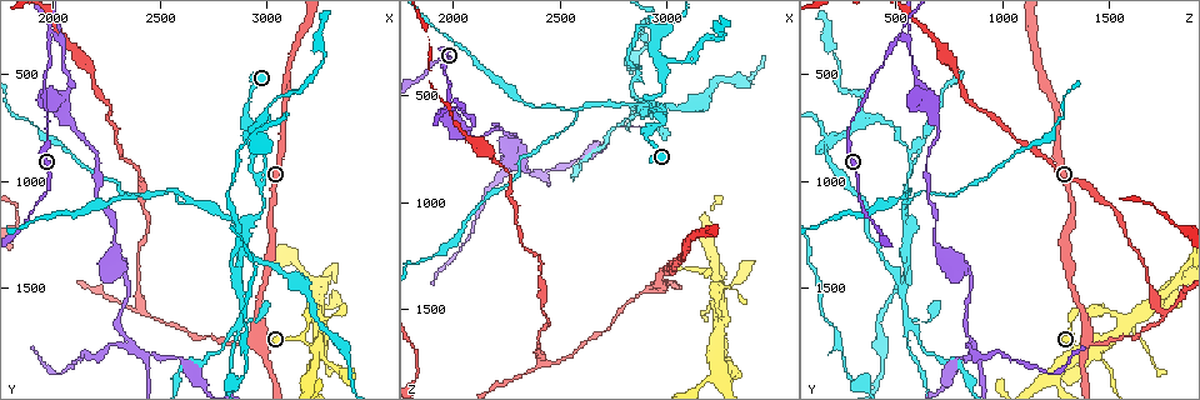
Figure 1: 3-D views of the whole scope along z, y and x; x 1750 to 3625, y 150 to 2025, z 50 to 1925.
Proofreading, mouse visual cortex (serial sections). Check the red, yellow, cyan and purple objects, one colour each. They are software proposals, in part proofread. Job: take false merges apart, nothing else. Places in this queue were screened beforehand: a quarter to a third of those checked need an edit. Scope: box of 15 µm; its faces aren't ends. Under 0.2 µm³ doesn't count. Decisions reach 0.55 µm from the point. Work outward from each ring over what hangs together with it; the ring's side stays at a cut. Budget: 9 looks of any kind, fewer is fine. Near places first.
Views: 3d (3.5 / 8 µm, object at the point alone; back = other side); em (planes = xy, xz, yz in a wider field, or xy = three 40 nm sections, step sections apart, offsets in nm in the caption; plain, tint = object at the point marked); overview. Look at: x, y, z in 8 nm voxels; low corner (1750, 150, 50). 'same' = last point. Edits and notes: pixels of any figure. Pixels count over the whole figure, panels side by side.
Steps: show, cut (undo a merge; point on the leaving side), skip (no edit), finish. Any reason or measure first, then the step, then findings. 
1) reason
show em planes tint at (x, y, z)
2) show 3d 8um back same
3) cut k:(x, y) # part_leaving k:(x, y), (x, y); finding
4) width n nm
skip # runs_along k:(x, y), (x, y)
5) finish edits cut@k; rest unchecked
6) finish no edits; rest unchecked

thick turns thin
show 3d 8um at (2920, 620, 700)

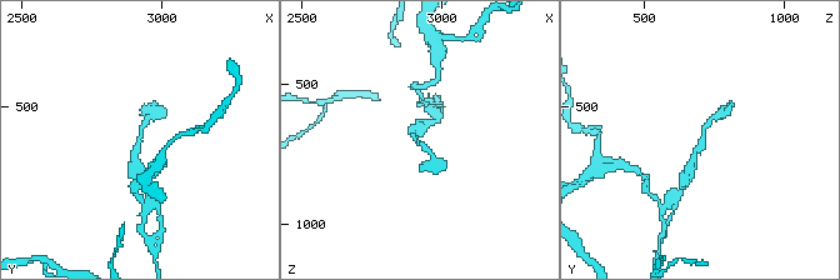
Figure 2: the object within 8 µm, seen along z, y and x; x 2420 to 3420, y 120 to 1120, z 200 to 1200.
show 3d 3.5um at (2930, 620, 720)

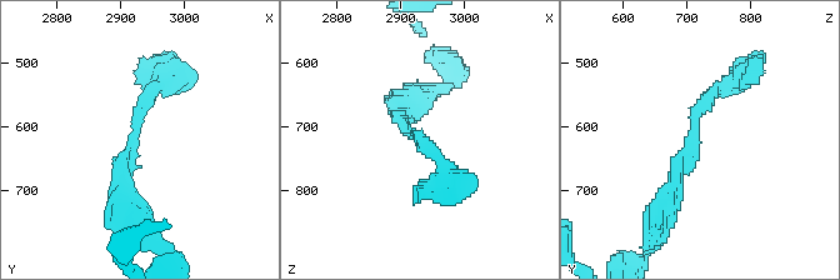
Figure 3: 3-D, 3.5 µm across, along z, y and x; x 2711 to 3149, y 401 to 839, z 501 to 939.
now the EM
show em xy step 1 tint at (2925, 615, 710)

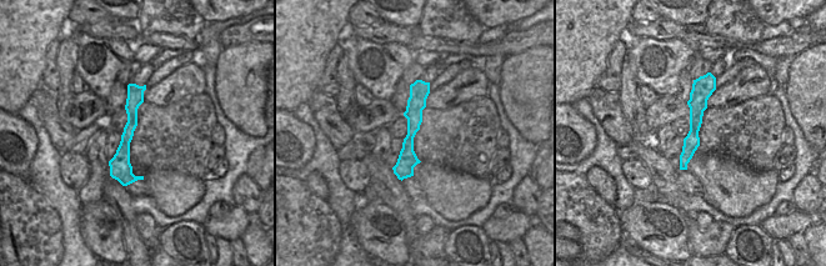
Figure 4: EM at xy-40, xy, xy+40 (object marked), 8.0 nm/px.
skip # runs_along 4:(133, 86), (124, 181); one cell here

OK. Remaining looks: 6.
thin neck
show 3d 3.5um at (2940, 880, 570)

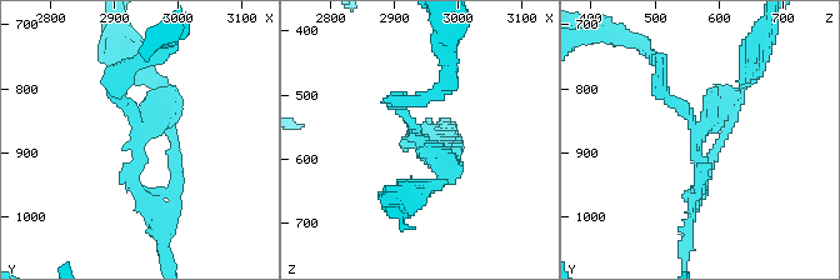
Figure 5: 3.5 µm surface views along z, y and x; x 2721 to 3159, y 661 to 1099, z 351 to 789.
cut 5:(694, 135) # part_leaving 5:(736, 93), (698, 139), (695, 193); a second cell is stuck on

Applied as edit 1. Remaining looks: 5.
show overview

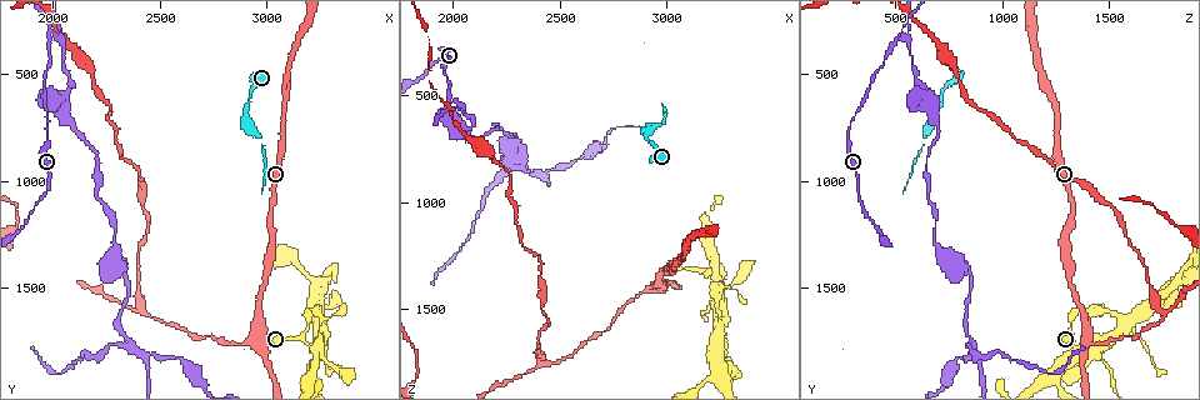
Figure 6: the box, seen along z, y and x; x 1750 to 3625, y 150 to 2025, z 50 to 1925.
two arms in line, one across
show 3d 3.5um at (1990, 330, 520)

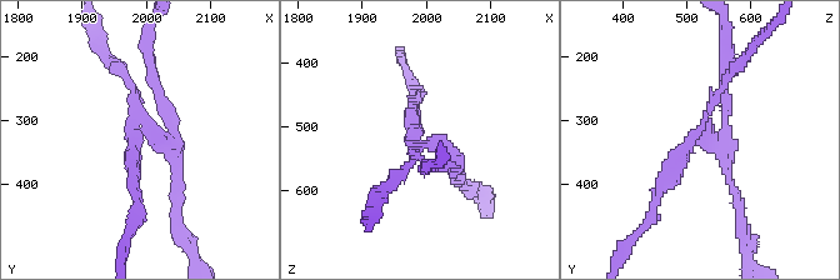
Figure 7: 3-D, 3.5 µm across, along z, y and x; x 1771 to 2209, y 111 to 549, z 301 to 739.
arms 3; arm_widths 150, 150, 200 nm
show em xy step 2 tint at (1985, 320, 515)

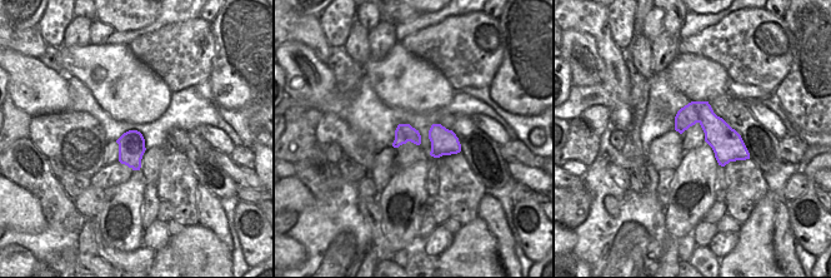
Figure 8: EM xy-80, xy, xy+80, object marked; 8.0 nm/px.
another direction
show em xy step 5 tint same

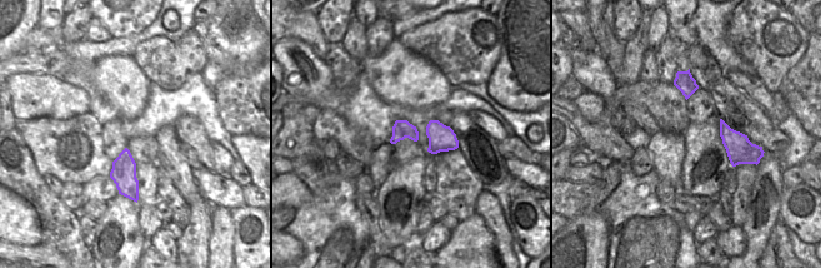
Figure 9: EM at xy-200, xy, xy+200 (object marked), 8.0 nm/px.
width 220 nm
cut 7:(151, 69) # part_leaving 7:(145, 130), (173, 145), (180, 226); two cells meet here

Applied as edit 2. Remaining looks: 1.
finish edits cut@5, cut@7; rest unchecked

